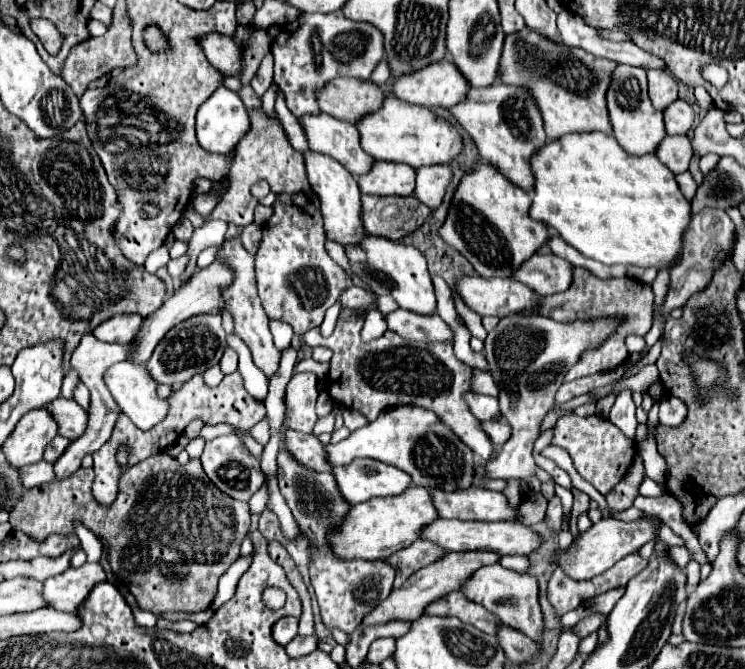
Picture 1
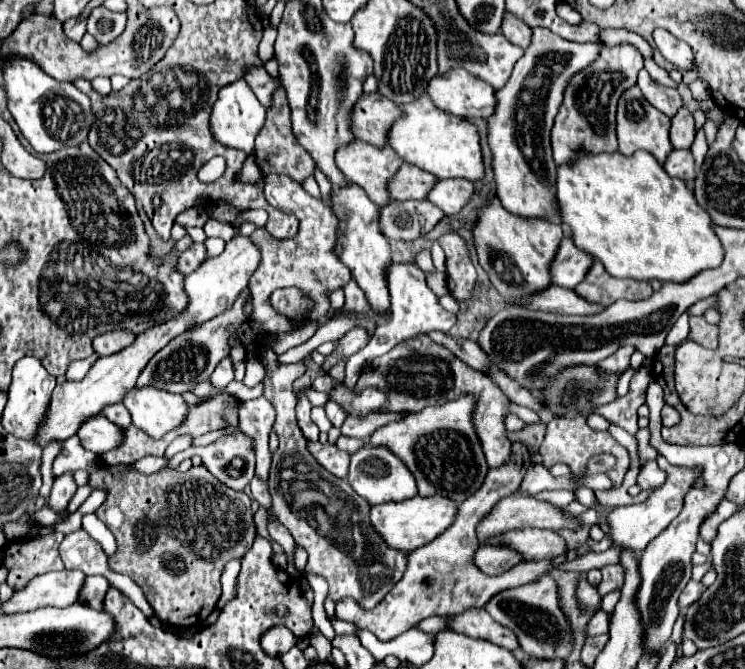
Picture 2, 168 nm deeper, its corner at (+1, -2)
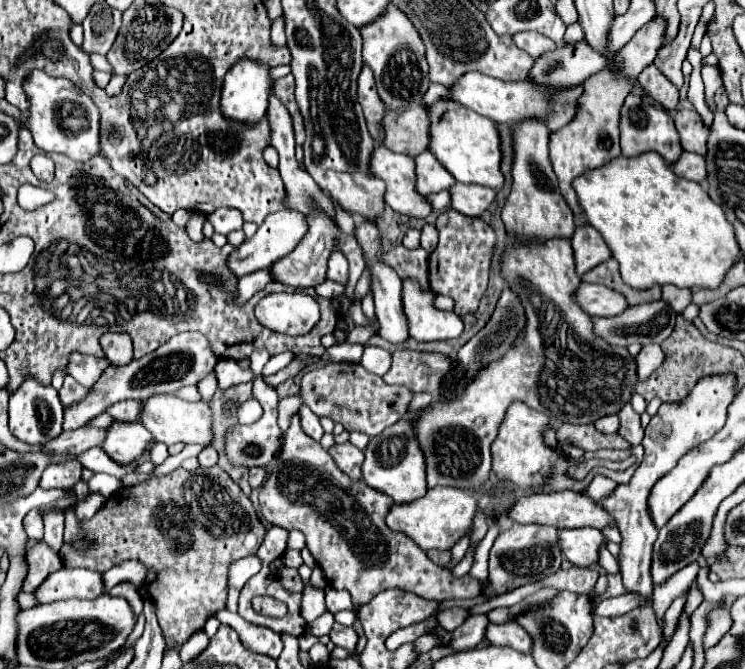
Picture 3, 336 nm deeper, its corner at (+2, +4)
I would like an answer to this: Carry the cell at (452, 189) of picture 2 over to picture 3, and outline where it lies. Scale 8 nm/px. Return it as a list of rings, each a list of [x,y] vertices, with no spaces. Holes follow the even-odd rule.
[[[455,182],[449,188],[449,194],[451,194],[451,208],[471,218],[481,216],[481,212],[487,210],[487,206],[495,198],[493,188],[479,184],[463,184],[463,182]]]

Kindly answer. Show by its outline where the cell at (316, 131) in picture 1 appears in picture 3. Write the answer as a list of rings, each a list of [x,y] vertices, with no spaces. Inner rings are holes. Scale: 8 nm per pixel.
[[[375,146],[369,158],[369,174],[387,184],[385,204],[395,212],[415,218],[431,214],[429,202],[413,190],[413,158],[391,152],[385,146]]]

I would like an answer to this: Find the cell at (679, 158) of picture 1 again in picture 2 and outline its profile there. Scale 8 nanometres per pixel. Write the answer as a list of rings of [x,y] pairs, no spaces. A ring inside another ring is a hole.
[[[674,150],[666,164],[664,164],[664,170],[674,176],[674,178],[682,178],[684,182],[690,182],[694,180],[696,176],[696,170],[694,170],[694,156],[690,150]]]

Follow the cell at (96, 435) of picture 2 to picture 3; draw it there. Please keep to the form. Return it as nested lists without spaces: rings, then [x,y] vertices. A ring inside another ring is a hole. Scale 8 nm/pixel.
[[[113,422],[107,428],[101,448],[119,464],[127,464],[143,454],[149,440],[153,440],[153,436],[141,422]]]

